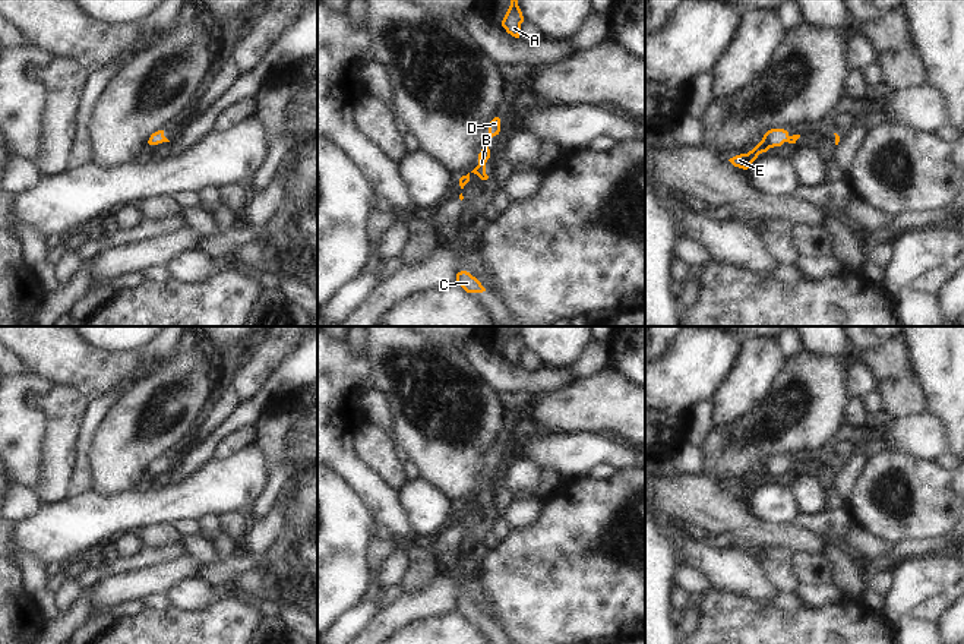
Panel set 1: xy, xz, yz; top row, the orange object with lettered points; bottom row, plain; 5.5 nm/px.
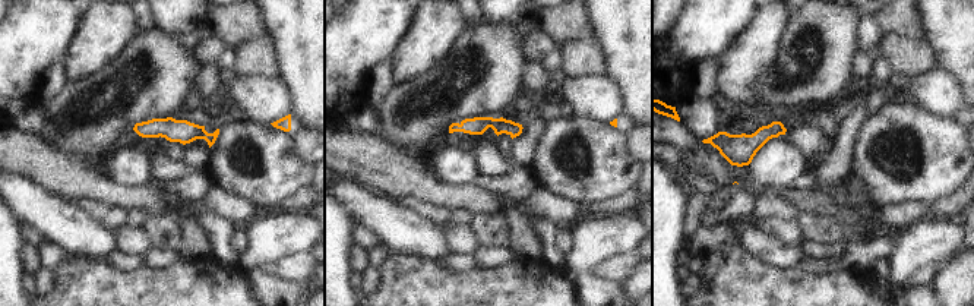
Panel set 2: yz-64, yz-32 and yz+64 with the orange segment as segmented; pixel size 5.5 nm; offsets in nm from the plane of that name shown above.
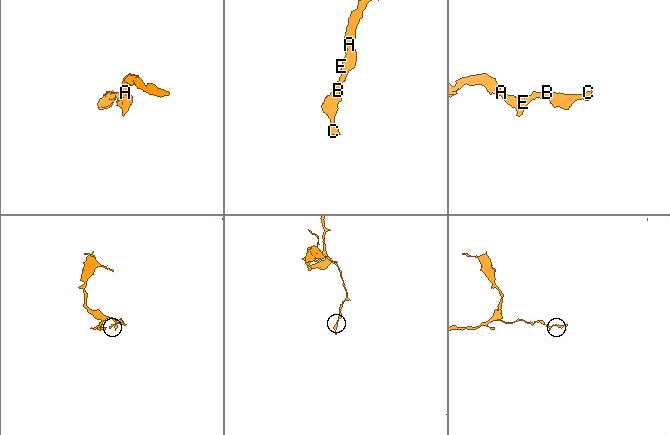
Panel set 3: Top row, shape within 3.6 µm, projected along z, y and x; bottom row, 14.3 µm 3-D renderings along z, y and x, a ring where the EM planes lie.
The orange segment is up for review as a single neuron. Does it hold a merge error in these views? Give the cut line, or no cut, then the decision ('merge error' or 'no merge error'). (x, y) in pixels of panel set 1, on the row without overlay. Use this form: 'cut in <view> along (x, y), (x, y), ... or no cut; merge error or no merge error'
no cut; no merge error

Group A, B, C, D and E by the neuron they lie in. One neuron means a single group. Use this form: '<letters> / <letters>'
A B C D E

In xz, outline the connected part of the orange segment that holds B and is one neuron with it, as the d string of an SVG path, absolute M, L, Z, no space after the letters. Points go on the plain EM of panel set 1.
M494 445L489 451L489 464L484 467L483 477L478 482L478 493L471 499L471 501L477 502L481 508L489 506L489 503L486 502L486 490L490 486L489 471L490 471L493 464L499 463L499 460L500 460L500 446Z

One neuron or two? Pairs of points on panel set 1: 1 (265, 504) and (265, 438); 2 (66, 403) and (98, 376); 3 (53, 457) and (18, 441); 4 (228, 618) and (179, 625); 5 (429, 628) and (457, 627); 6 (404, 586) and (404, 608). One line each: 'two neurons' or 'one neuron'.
1: one neuron
2: two neurons
3: two neurons
4: one neuron
5: one neuron
6: two neurons

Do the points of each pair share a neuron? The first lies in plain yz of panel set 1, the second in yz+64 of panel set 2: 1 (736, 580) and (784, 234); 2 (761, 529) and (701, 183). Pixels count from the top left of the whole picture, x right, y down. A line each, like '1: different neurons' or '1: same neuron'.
1: different neurons
2: different neurons

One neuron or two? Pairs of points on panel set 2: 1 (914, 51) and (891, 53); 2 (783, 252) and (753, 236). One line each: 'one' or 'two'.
1: one
2: one

